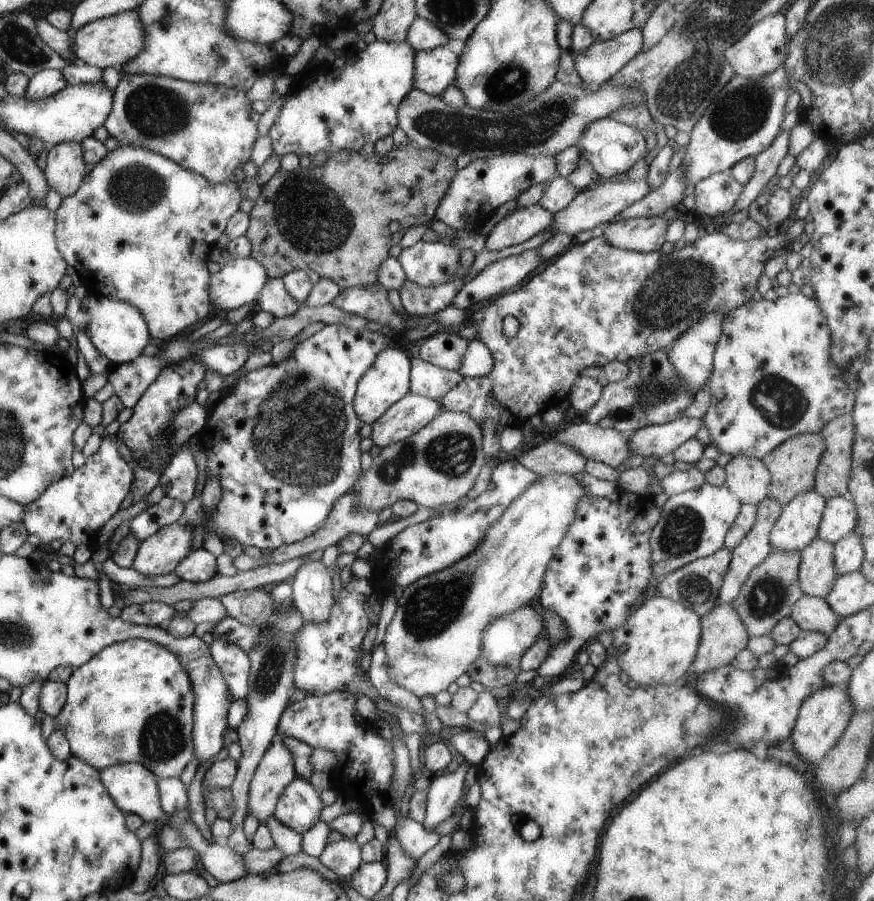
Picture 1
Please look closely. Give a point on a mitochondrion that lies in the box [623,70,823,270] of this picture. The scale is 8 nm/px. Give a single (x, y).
(740, 114)

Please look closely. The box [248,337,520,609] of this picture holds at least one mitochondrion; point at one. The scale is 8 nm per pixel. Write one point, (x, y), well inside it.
(308, 450)

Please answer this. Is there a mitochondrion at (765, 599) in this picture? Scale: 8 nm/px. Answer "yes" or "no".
yes

